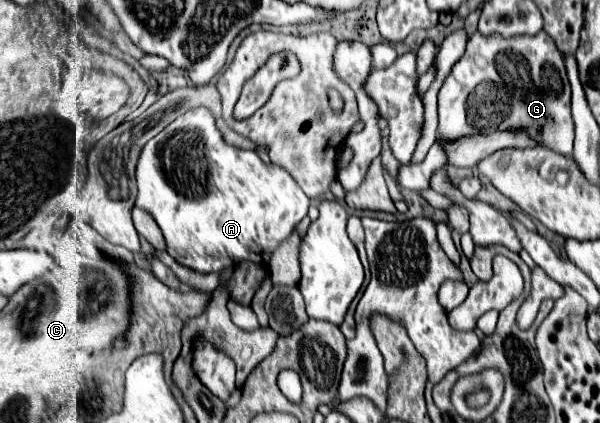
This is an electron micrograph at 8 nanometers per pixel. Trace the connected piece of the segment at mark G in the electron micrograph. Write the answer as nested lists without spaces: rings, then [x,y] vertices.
[[[546,31],[536,35],[514,35],[508,39],[500,33],[472,33],[466,53],[452,67],[438,91],[436,141],[420,165],[400,167],[400,185],[412,191],[428,189],[432,173],[448,165],[444,143],[506,129],[520,129],[560,155],[572,153],[574,123],[570,115],[570,83],[562,53]]]

